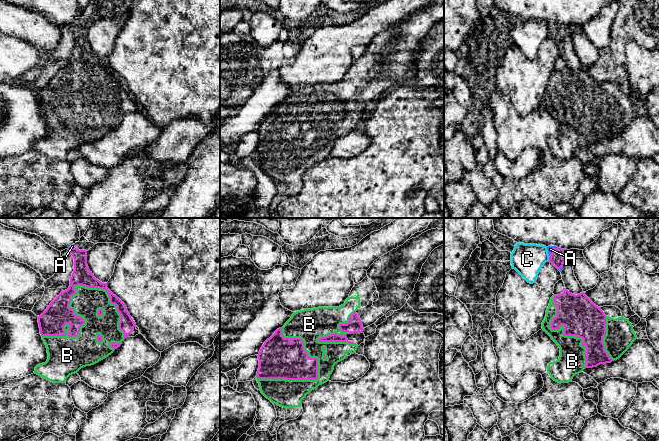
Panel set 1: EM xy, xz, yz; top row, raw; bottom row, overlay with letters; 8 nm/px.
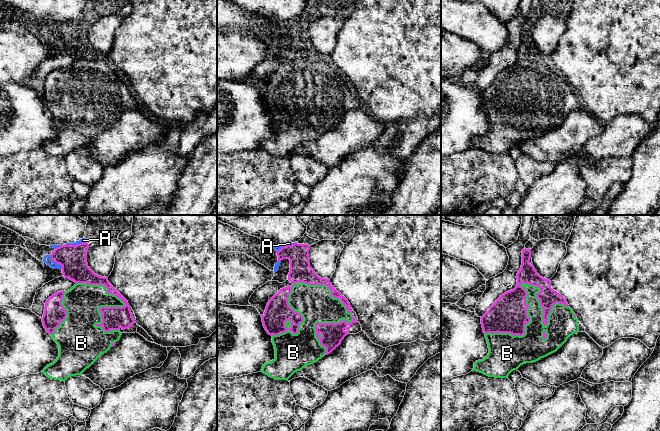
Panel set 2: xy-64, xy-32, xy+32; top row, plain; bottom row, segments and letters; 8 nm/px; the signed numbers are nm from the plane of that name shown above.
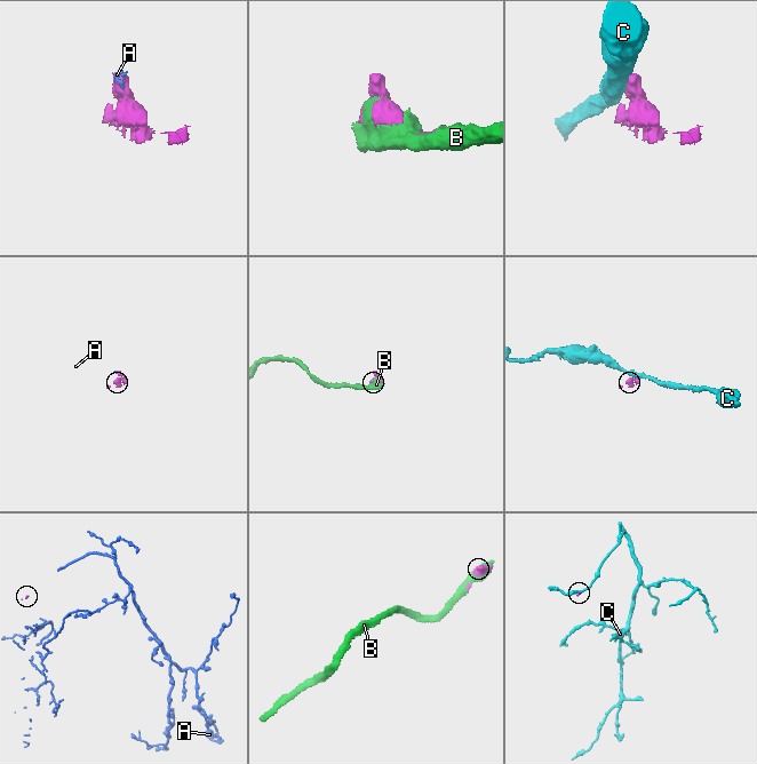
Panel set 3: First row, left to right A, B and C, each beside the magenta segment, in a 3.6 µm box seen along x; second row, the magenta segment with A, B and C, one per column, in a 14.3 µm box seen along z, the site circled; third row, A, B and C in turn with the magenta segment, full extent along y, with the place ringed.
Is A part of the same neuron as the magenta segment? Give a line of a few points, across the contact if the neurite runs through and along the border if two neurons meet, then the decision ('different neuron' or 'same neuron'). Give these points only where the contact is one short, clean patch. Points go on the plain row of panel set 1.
line yz (560, 24), (555, 24), (550, 30), (549, 35); different neuron

